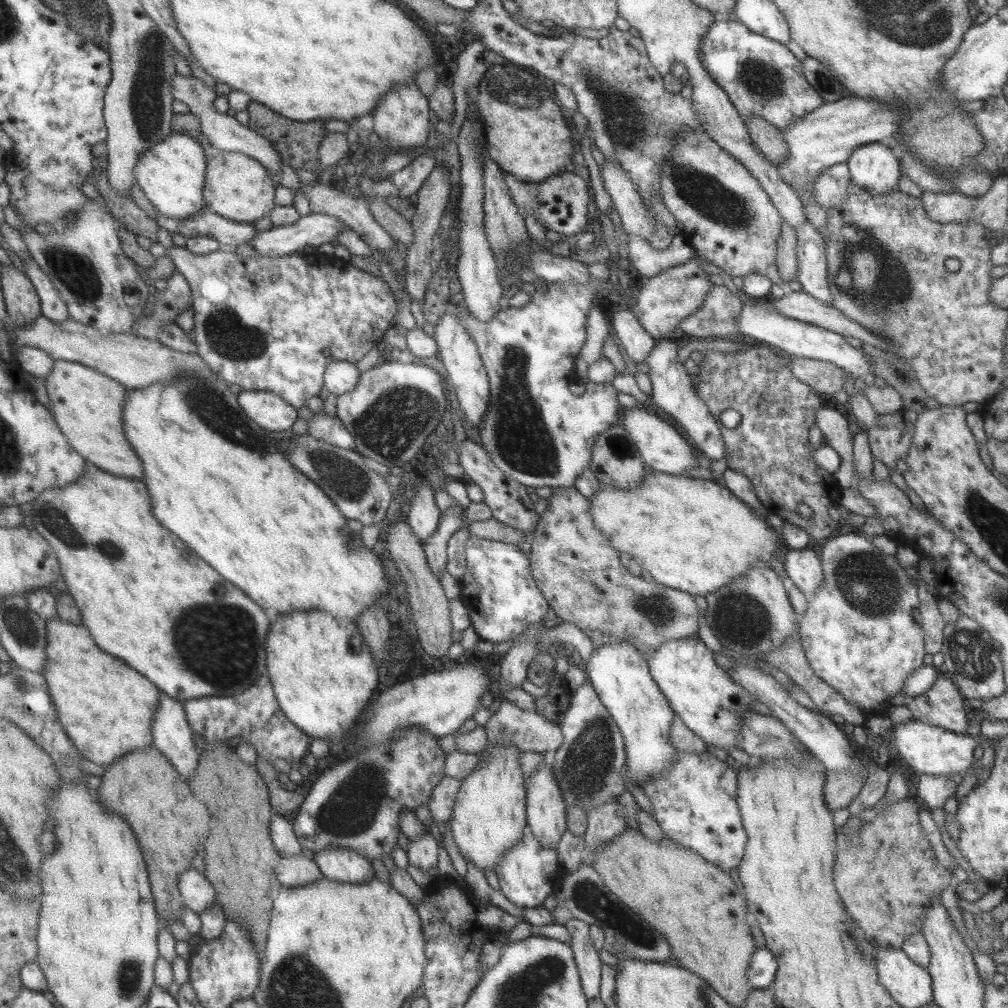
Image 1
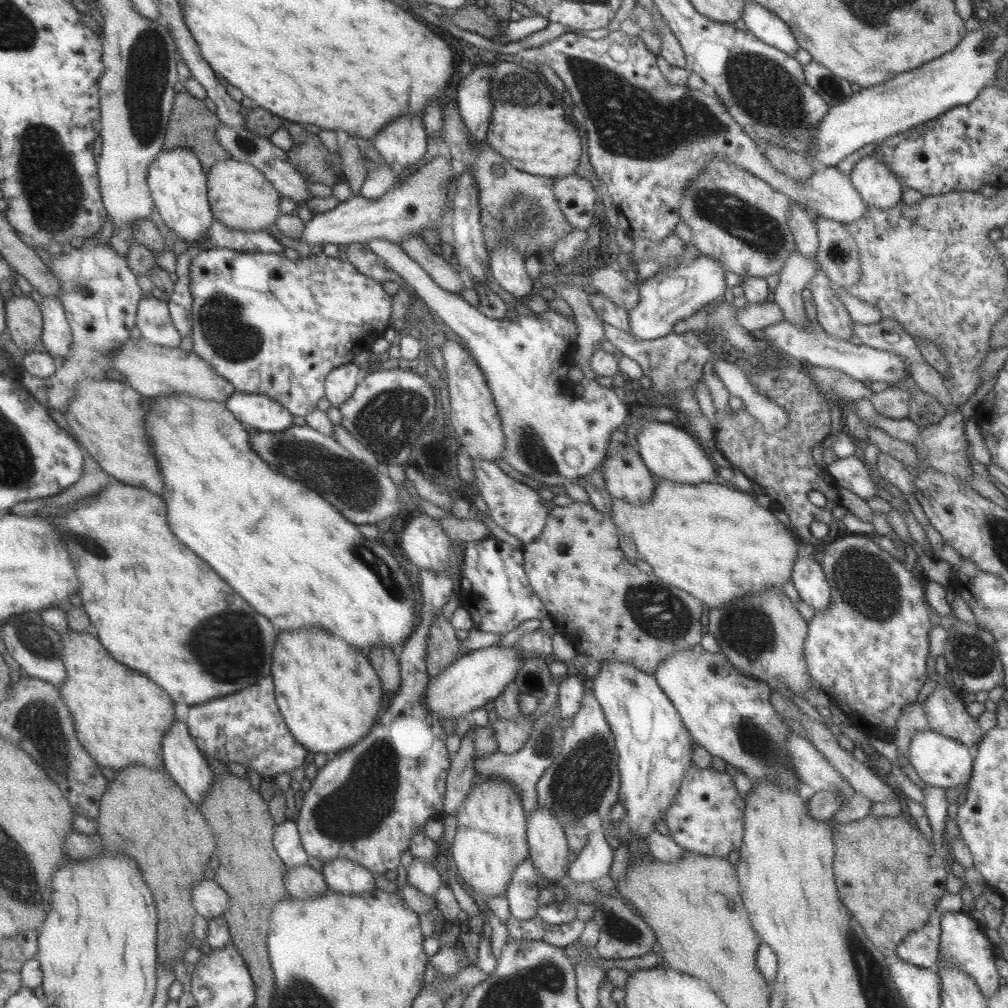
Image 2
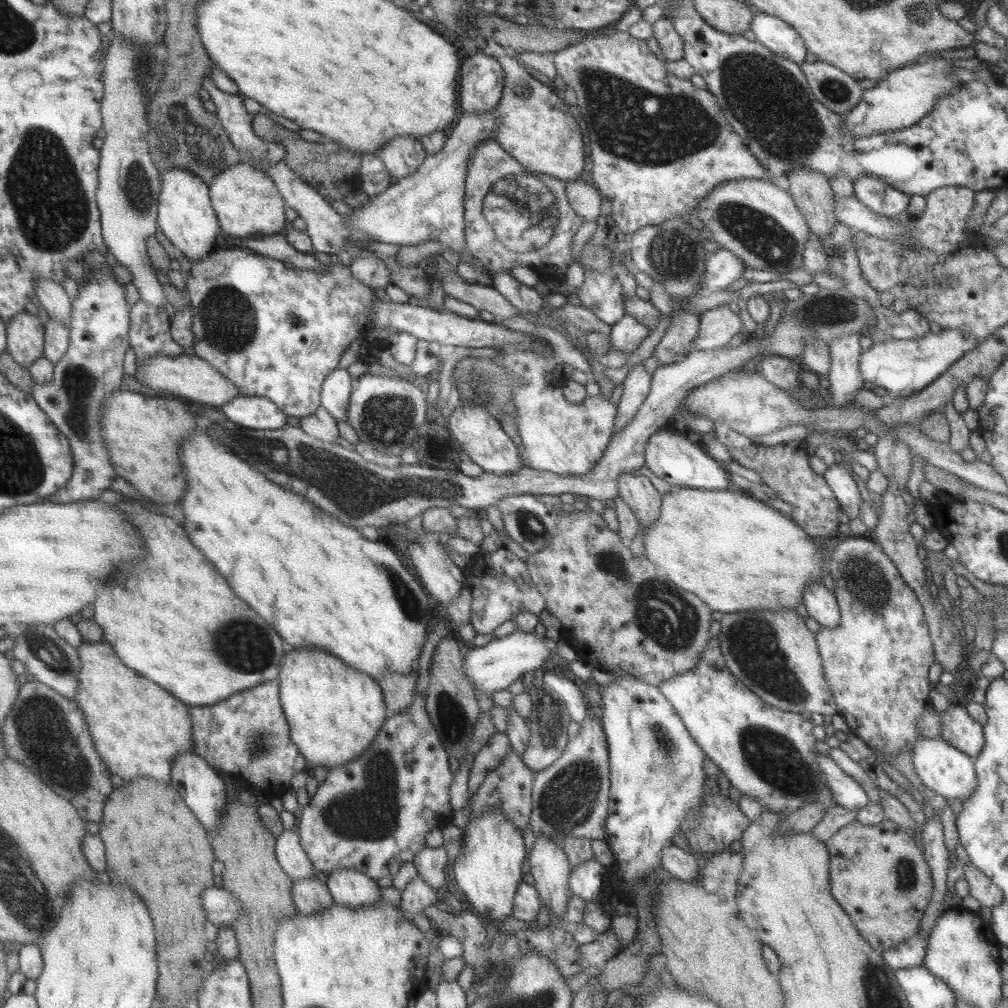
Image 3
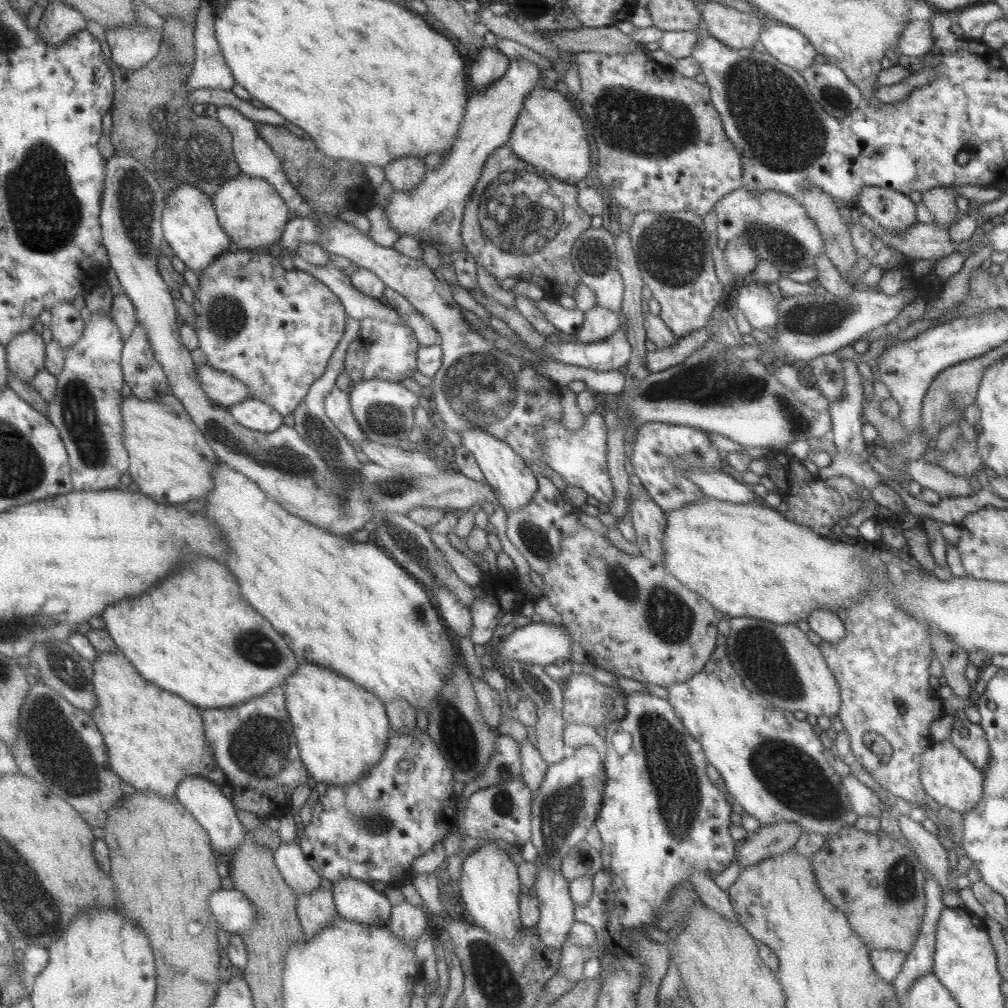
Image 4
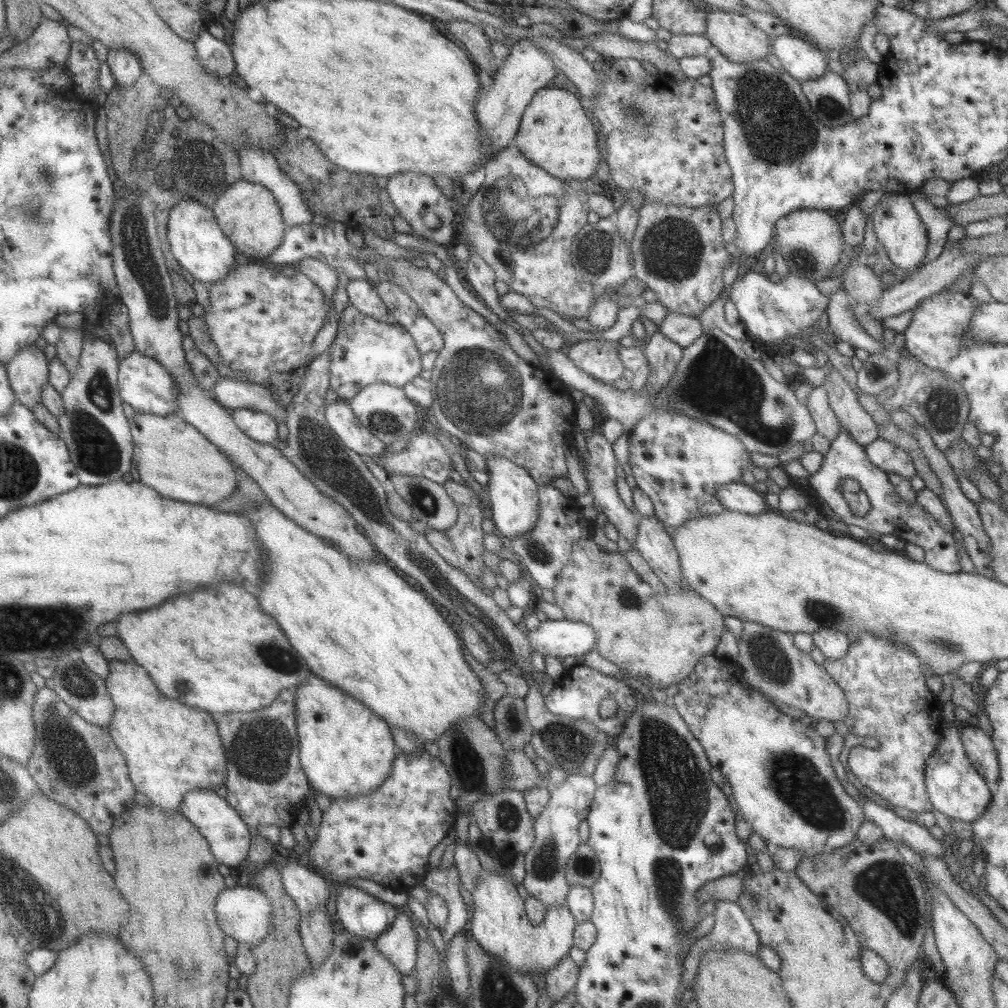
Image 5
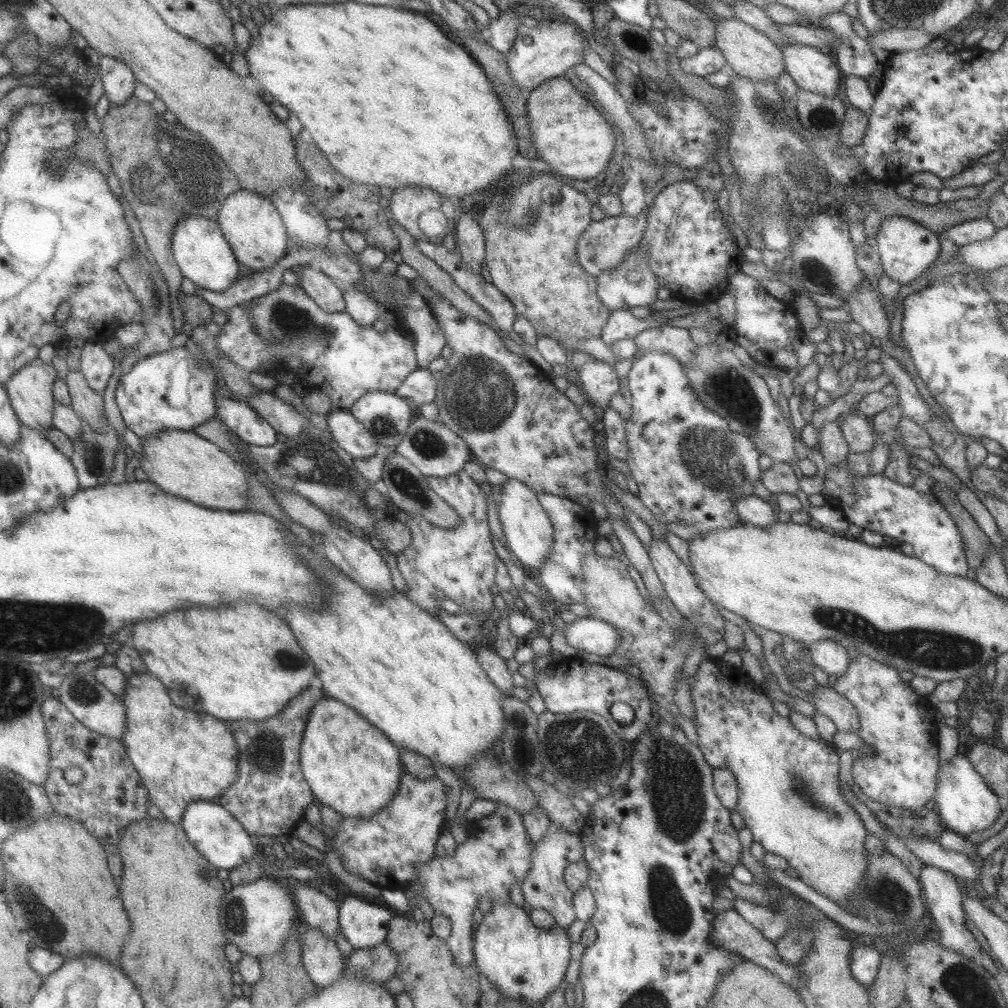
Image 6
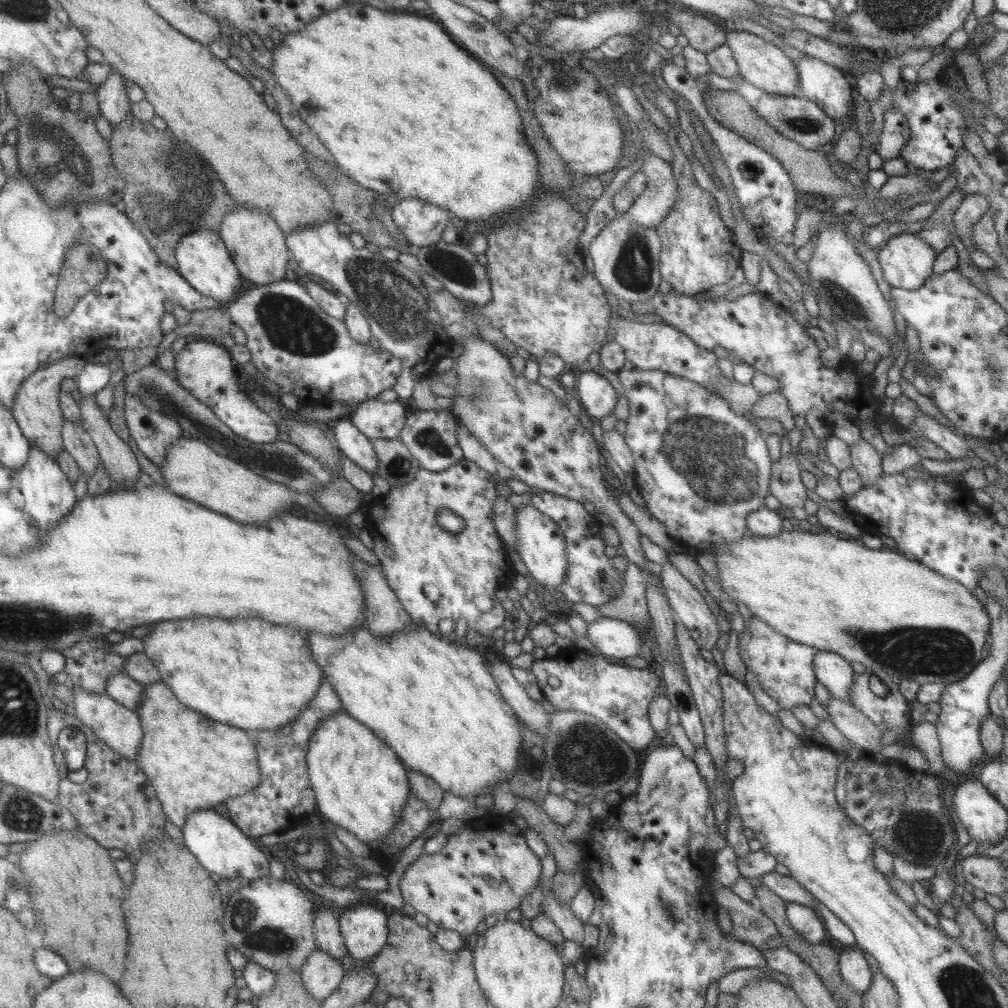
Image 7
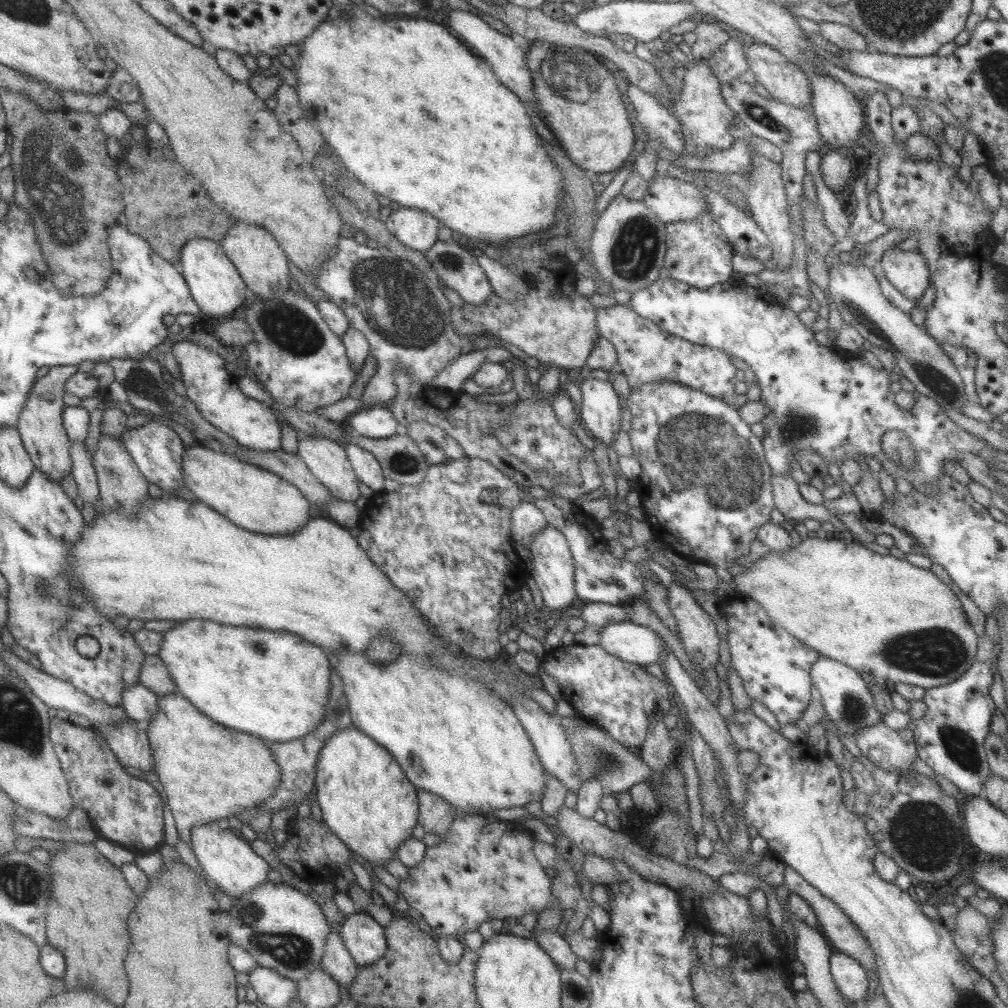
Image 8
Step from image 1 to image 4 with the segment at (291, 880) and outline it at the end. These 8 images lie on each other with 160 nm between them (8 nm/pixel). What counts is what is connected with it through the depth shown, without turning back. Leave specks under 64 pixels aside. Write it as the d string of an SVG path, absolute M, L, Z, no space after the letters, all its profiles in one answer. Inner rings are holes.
M320 887L309 895L297 895L296 899L296 916L304 940L309 941L335 917L332 892Z

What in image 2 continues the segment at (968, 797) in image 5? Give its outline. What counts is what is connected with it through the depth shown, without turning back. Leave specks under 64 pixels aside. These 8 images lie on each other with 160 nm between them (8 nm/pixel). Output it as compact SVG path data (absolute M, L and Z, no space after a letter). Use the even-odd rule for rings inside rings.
M931 729L917 732L909 743L908 760L911 766L925 785L935 788L946 789L966 784L971 776L973 759L969 754L969 748L964 744L937 734Z

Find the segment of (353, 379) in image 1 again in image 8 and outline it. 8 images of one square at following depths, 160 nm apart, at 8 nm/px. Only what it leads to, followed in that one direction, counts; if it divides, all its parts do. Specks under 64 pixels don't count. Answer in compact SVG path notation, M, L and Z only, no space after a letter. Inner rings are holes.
M351 443L343 447L358 483L363 483L374 492L383 491L384 477L374 456Z

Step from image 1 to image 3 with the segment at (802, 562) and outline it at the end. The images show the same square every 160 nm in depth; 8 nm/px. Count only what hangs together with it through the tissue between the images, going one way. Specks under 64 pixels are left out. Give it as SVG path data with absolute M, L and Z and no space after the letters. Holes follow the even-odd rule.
M818 580L806 584L803 591L802 603L808 616L817 621L823 628L837 628L840 621L840 610L834 593L831 593Z

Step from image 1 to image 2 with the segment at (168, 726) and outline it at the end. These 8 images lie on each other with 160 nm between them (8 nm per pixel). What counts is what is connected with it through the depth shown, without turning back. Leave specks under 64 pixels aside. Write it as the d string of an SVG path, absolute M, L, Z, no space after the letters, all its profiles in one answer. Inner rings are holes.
M174 703L174 721L162 738L161 756L163 767L173 779L173 782L176 782L176 785L181 788L185 796L195 806L199 806L201 800L204 800L209 795L208 792L210 792L212 782L214 782L214 774L207 765L205 756L199 752L197 745L187 730L186 716L188 715L189 707L183 703Z

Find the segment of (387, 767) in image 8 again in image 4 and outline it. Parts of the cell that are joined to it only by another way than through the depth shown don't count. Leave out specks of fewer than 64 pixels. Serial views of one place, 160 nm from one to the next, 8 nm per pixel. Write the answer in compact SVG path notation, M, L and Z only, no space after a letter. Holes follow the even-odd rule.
M303 664L286 679L285 706L299 756L314 782L344 786L361 780L381 760L390 726L384 704L352 680L317 666Z

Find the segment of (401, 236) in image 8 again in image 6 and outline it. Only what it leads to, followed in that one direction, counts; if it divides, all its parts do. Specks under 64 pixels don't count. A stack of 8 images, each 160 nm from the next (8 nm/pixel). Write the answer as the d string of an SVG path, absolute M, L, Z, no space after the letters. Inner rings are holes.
M408 185L405 188L393 190L391 195L389 212L393 220L400 224L414 240L423 240L435 243L437 238L425 238L425 234L419 230L417 221L421 214L427 210L439 210L445 214L447 230L443 234L449 234L454 230L457 219L457 205L454 200L445 199L430 188Z

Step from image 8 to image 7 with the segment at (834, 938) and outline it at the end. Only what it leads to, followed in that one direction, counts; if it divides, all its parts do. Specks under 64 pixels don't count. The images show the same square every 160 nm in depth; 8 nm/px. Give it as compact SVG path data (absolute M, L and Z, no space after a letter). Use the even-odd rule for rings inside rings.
M771 872L762 875L758 880L761 880L763 886L771 890L778 898L783 899L786 904L793 902L811 909L815 909L815 905L817 905L815 898L805 891L801 884L797 884L797 881L793 880L792 877Z

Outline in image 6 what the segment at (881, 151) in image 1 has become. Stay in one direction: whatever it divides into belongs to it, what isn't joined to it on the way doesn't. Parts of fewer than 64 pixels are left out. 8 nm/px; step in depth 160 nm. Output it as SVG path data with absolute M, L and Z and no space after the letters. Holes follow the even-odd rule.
M888 216L880 222L874 249L878 252L882 272L889 280L901 285L907 284L927 272L938 260L939 242L938 235L928 228L904 216Z

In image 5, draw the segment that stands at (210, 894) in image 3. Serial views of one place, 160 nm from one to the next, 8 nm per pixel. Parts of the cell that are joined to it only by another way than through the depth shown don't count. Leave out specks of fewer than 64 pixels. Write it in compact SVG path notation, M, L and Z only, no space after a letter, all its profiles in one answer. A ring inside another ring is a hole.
M235 886L225 888L215 902L215 914L217 914L217 924L223 930L225 936L237 940L238 944L261 943L272 928L271 904L269 900L259 892L259 889L252 886Z

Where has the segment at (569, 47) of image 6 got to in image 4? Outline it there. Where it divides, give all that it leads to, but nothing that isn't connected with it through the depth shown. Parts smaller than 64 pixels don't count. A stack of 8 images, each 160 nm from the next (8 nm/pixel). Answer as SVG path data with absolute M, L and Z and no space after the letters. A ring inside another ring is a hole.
M525 58L508 60L507 70L485 88L471 92L467 97L458 135L450 151L443 155L438 166L427 168L424 179L413 190L394 192L383 208L389 226L400 236L407 234L417 240L429 239L437 246L445 245L454 254L464 248L460 228L465 202L480 176L487 157L503 144L507 144L514 122L525 97L539 87L540 68Z

